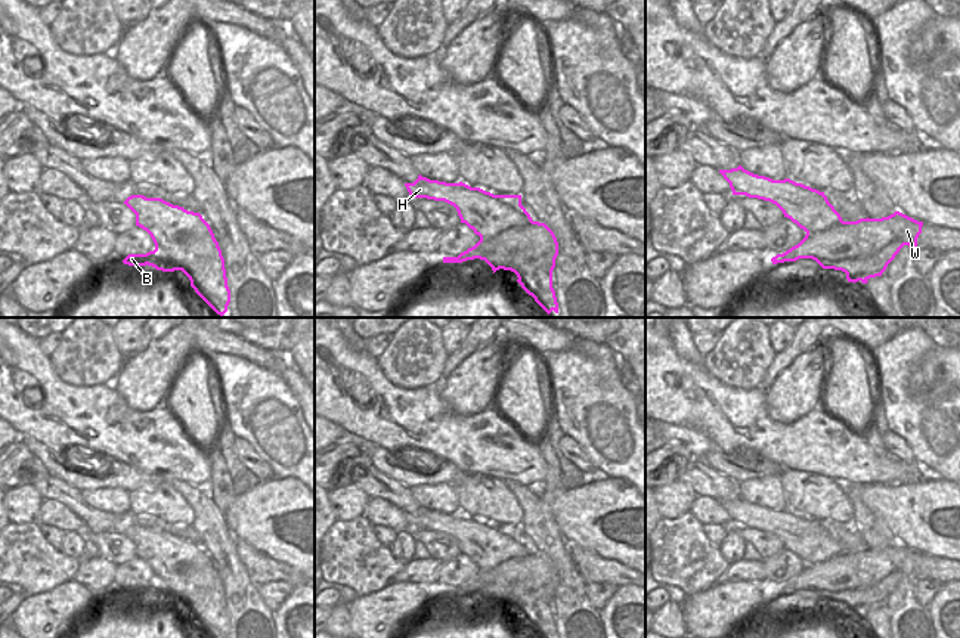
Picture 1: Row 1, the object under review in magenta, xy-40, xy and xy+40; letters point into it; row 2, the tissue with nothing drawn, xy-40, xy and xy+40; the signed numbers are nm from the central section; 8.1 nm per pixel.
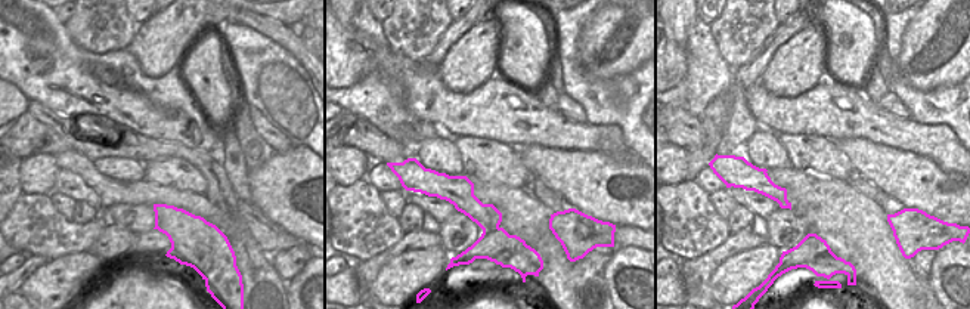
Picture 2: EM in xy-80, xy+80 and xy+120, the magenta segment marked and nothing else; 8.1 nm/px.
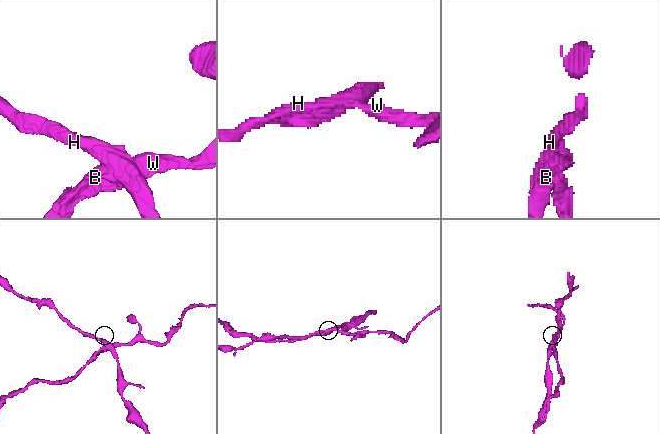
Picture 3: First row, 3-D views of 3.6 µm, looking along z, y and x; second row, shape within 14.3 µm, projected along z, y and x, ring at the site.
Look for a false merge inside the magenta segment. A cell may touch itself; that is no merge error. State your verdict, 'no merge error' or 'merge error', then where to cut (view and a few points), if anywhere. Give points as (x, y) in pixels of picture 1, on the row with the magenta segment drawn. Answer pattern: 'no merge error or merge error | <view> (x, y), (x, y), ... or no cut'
merge error | xy (532, 220), (523, 226), (511, 226), (489, 238), (480, 238)

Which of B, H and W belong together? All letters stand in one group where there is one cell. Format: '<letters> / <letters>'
B W / H

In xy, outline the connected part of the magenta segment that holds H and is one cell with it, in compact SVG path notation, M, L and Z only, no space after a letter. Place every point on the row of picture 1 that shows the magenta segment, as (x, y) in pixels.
M421 174L414 183L405 183L409 198L445 201L458 211L465 223L483 239L490 239L511 227L532 223L530 214L521 205L521 195L493 195L462 182L446 183L430 180Z

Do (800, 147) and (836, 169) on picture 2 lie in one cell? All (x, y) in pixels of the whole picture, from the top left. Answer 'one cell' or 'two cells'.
one cell

